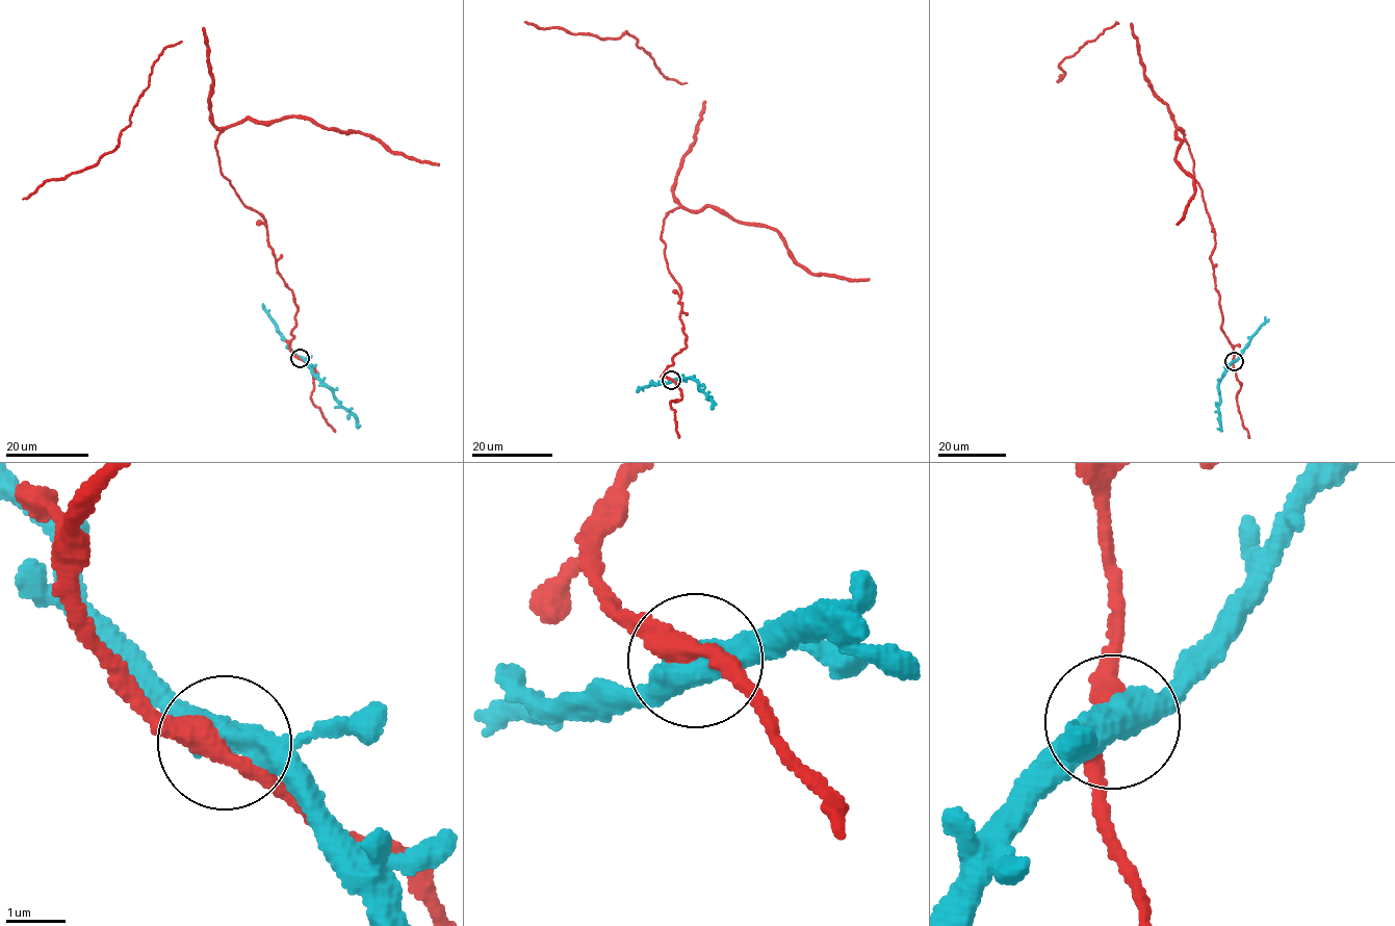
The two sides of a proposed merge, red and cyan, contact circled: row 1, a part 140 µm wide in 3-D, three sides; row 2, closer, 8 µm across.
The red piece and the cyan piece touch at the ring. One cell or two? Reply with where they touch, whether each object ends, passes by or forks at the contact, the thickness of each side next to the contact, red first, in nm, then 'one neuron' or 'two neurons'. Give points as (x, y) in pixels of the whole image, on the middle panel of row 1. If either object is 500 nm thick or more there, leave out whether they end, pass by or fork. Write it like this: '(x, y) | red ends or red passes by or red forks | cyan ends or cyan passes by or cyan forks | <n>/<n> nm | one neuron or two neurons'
(671, 380) | red passes by | cyan passes by | 320/480 nm | two neurons

